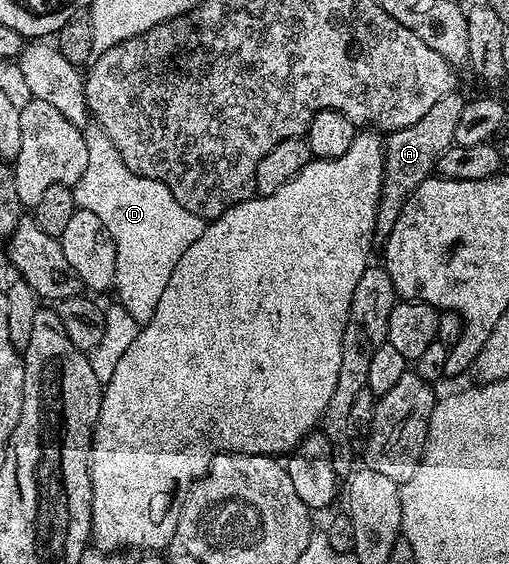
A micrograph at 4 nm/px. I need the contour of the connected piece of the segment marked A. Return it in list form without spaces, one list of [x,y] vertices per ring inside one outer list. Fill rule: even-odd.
[[[454,91],[443,95],[423,119],[411,123],[411,127],[403,127],[388,134],[385,142],[385,174],[381,184],[381,203],[377,207],[376,236],[384,239],[391,235],[391,227],[395,227],[395,219],[399,219],[399,211],[403,211],[405,200],[427,180],[434,176],[437,160],[447,147],[453,145],[455,127],[459,127],[459,119],[463,115],[466,98],[460,97],[460,92]]]

